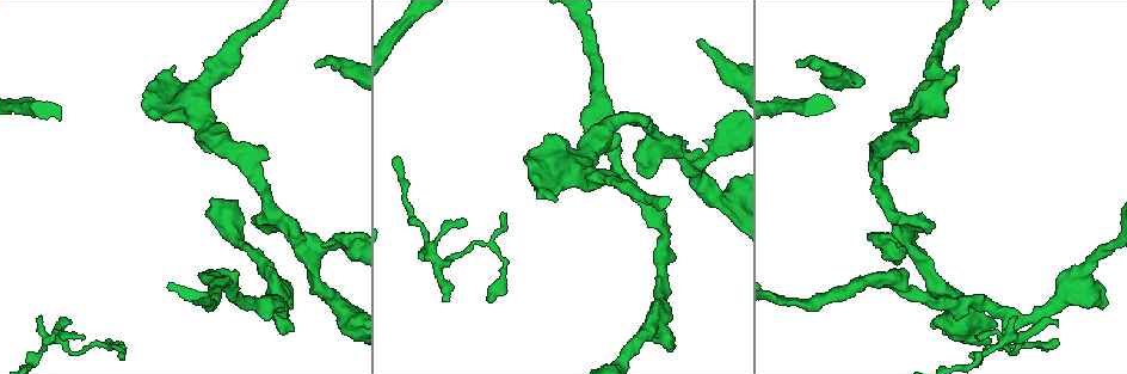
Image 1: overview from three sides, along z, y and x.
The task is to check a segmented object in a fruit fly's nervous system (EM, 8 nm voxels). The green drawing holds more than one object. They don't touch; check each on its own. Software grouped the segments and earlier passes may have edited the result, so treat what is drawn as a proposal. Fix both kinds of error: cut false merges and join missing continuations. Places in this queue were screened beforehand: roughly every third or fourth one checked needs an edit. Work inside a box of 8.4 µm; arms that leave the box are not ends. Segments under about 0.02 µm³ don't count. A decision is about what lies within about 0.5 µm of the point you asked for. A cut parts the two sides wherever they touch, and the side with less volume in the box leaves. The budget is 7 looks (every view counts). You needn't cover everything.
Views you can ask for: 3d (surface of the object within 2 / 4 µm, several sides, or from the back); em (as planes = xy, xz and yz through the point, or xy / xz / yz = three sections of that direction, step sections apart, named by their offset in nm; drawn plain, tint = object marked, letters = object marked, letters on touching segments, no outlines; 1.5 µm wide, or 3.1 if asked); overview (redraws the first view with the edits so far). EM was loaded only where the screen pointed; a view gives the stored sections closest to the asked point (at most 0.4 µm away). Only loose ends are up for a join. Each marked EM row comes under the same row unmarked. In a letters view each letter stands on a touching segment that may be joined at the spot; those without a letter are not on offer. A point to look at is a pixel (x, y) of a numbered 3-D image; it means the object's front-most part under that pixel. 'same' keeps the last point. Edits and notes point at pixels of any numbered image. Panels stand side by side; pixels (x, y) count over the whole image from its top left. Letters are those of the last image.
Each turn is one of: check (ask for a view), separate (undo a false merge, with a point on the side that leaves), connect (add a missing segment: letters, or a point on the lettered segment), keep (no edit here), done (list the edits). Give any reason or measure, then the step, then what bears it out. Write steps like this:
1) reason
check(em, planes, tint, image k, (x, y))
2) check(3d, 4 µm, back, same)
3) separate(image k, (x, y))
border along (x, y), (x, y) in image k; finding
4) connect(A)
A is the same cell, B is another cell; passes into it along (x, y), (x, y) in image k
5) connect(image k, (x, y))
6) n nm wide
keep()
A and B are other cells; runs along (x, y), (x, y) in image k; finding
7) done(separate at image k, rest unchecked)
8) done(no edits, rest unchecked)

free end
check(em, xy, step 8, tint, image 1, (892, 120))

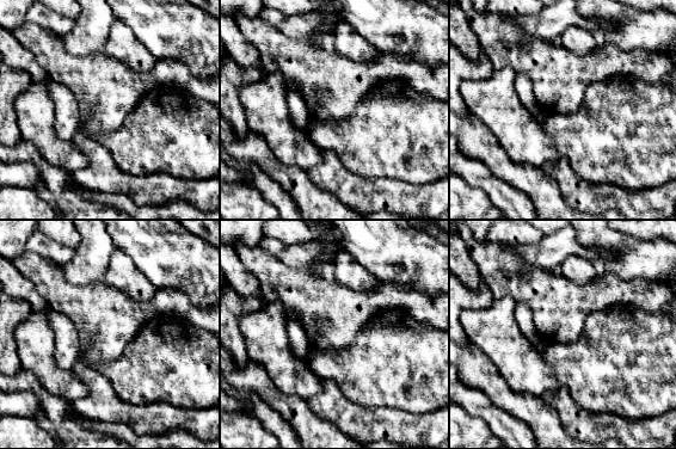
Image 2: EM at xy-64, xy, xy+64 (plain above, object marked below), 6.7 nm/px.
cut it another way
check(em, planes, letters, same)

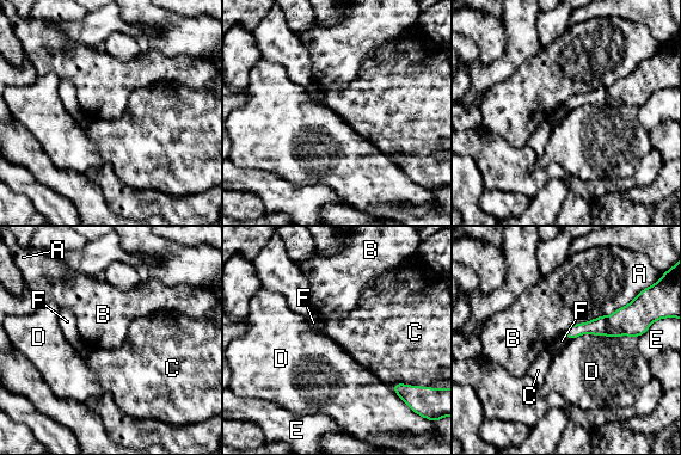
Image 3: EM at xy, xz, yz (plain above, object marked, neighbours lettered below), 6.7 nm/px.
keep()
A, B, C, D, E and F are other cells; runs along (636, 329), (583, 327), (568, 332) in image 3; none of them fits

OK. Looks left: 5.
check(3d, 4 µm, image 1, (315, 67))

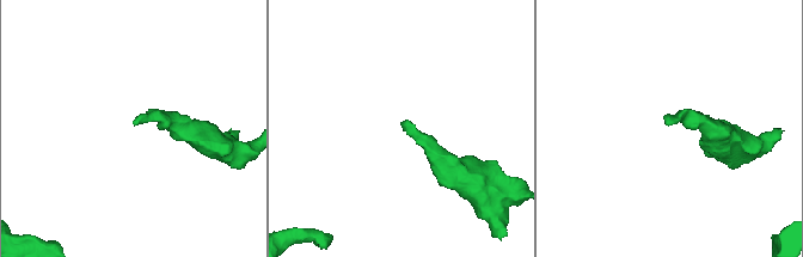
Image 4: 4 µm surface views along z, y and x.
check(em, planes, tint, image 4, (137, 123))

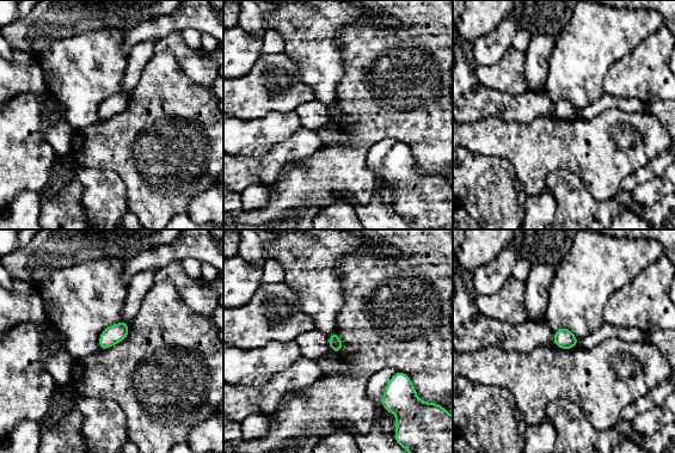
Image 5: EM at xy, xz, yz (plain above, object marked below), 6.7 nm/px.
check(em, planes, letters, same)

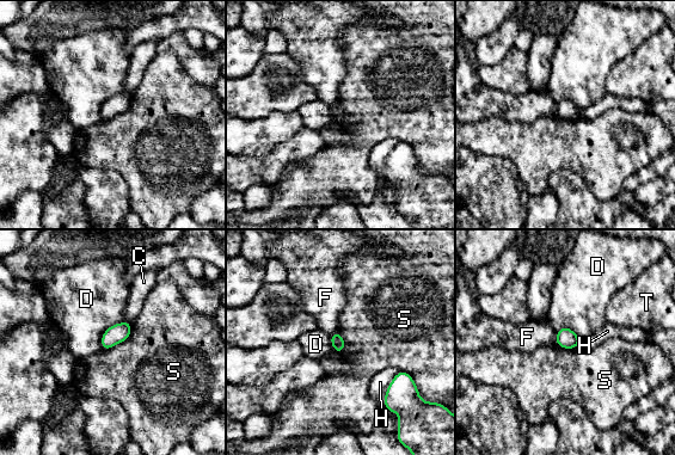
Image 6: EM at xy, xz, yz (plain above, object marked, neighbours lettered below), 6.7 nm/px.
keep()
C, D, F, H, S and T are other cells; border along (132, 324), (122, 342), (102, 349) in image 6; none of them fits

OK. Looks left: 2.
free end
check(em, planes, letters, image 1, (1098, 307))

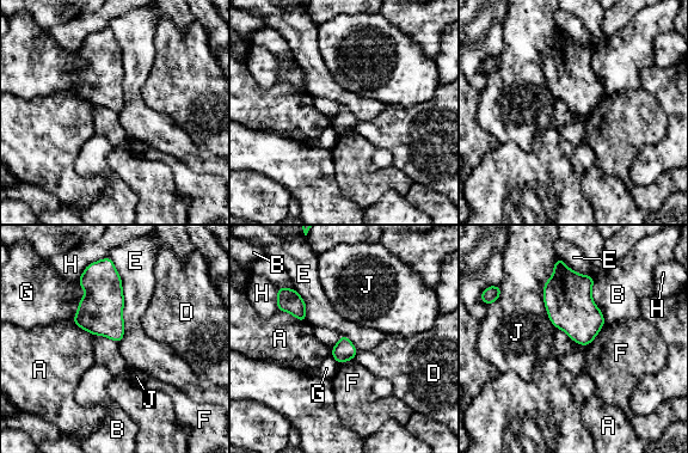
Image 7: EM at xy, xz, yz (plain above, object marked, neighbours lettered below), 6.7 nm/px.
150 nm wide; E touches over 600 nm
keep()
A, B, D, E, F, G, H and J are other cells; no lettered segment goes on from it

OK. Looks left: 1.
done(no edits, rest unchecked)

